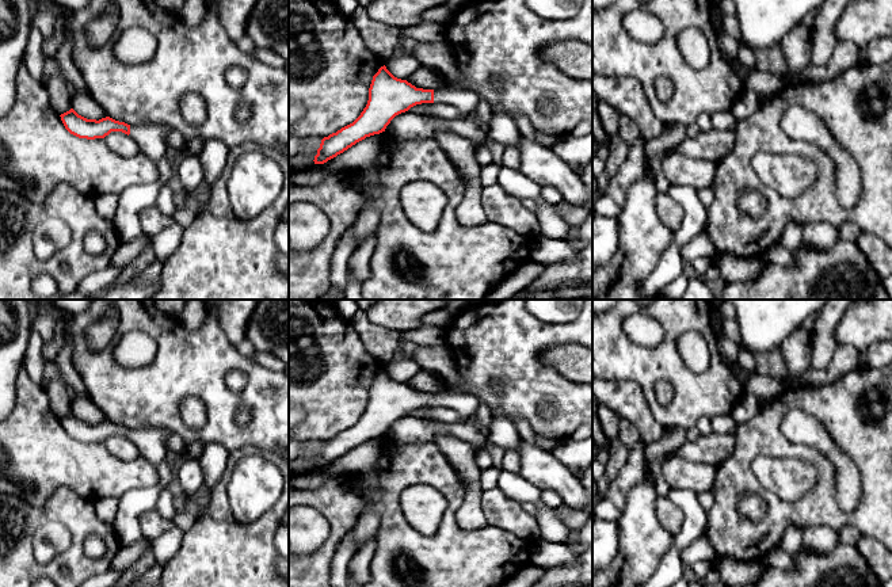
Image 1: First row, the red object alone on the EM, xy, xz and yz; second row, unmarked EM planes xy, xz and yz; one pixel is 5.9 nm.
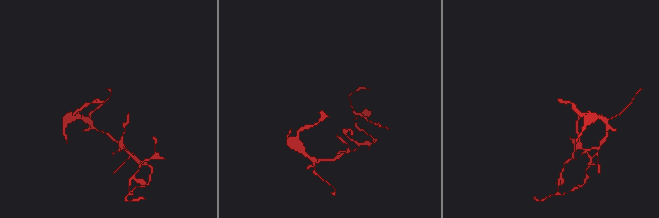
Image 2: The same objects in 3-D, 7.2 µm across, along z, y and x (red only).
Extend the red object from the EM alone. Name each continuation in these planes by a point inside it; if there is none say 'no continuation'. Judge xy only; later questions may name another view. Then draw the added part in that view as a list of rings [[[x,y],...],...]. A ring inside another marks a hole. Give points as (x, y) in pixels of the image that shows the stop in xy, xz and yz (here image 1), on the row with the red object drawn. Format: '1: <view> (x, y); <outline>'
1: xy (151, 137); [[[146,122],[130,125],[130,137],[136,141],[140,150],[152,161],[165,156],[168,150],[167,136],[172,129],[165,123]]]

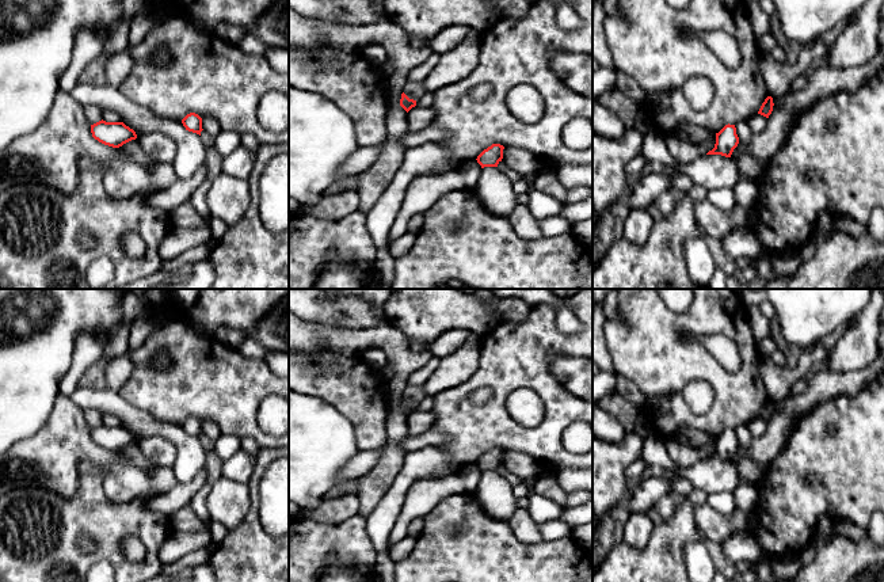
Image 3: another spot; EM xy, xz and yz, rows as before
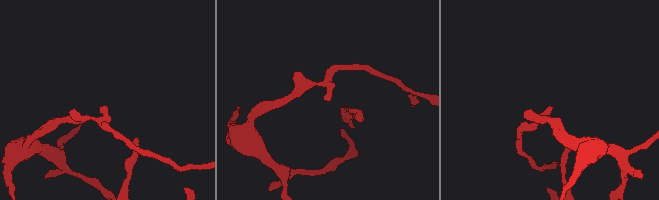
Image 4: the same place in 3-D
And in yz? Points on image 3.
no continuation

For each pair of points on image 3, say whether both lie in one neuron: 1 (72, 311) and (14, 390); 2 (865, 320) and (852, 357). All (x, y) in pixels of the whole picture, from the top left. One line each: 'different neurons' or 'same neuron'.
1: same neuron
2: same neuron

